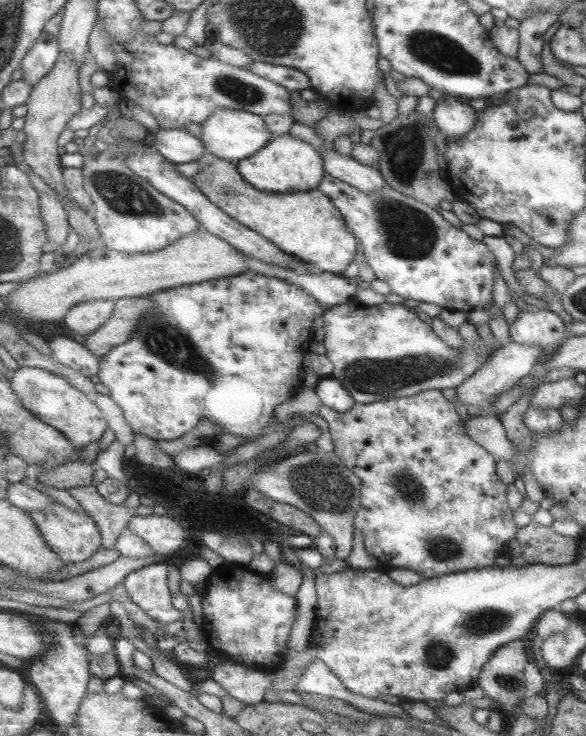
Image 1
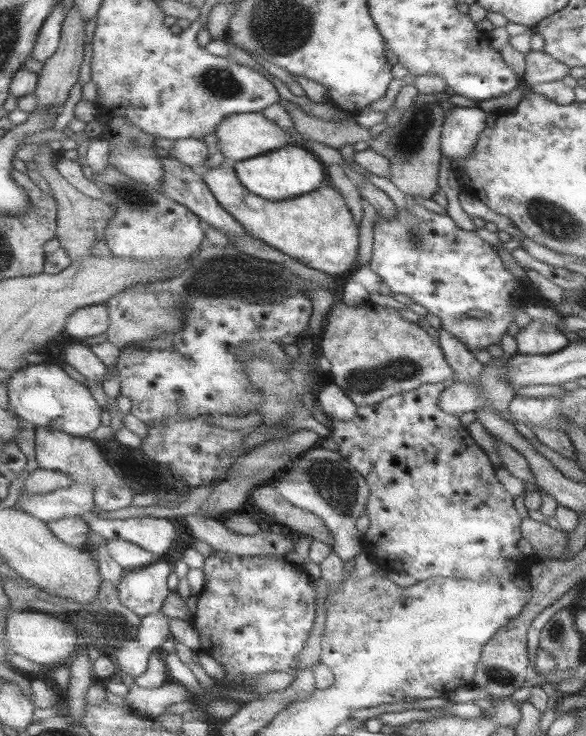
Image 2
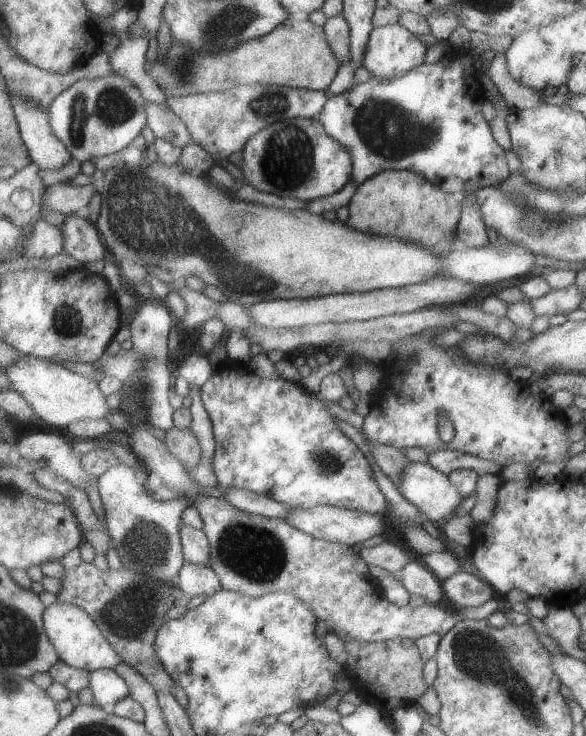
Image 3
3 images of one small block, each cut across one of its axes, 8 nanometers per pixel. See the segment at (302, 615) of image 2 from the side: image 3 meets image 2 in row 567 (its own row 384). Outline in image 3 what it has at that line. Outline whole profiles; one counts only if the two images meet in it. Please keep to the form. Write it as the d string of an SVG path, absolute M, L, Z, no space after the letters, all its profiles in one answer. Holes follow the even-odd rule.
M223 360L211 380L201 388L203 406L212 423L215 453L213 470L225 488L240 488L270 496L279 502L305 510L314 506L345 507L371 514L383 514L388 498L380 487L369 456L343 430L313 392L301 384L281 378L261 378L243 363Z

